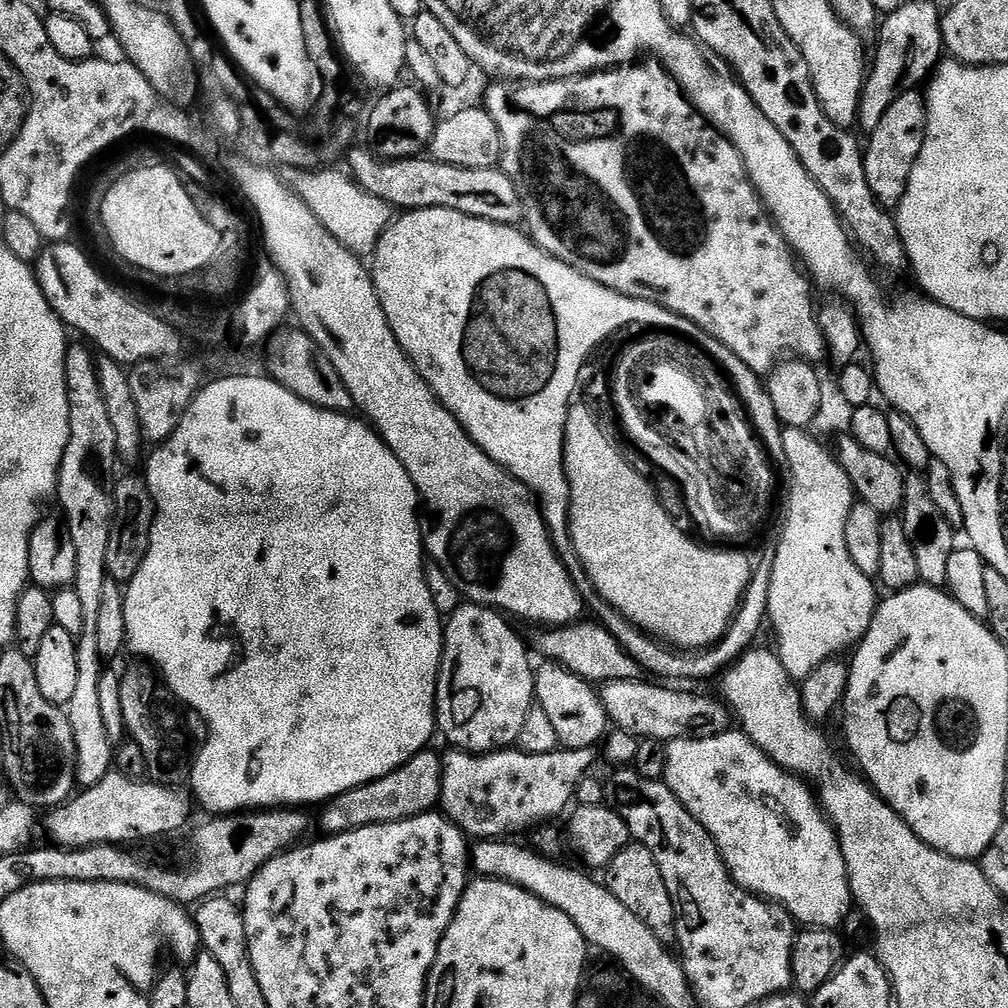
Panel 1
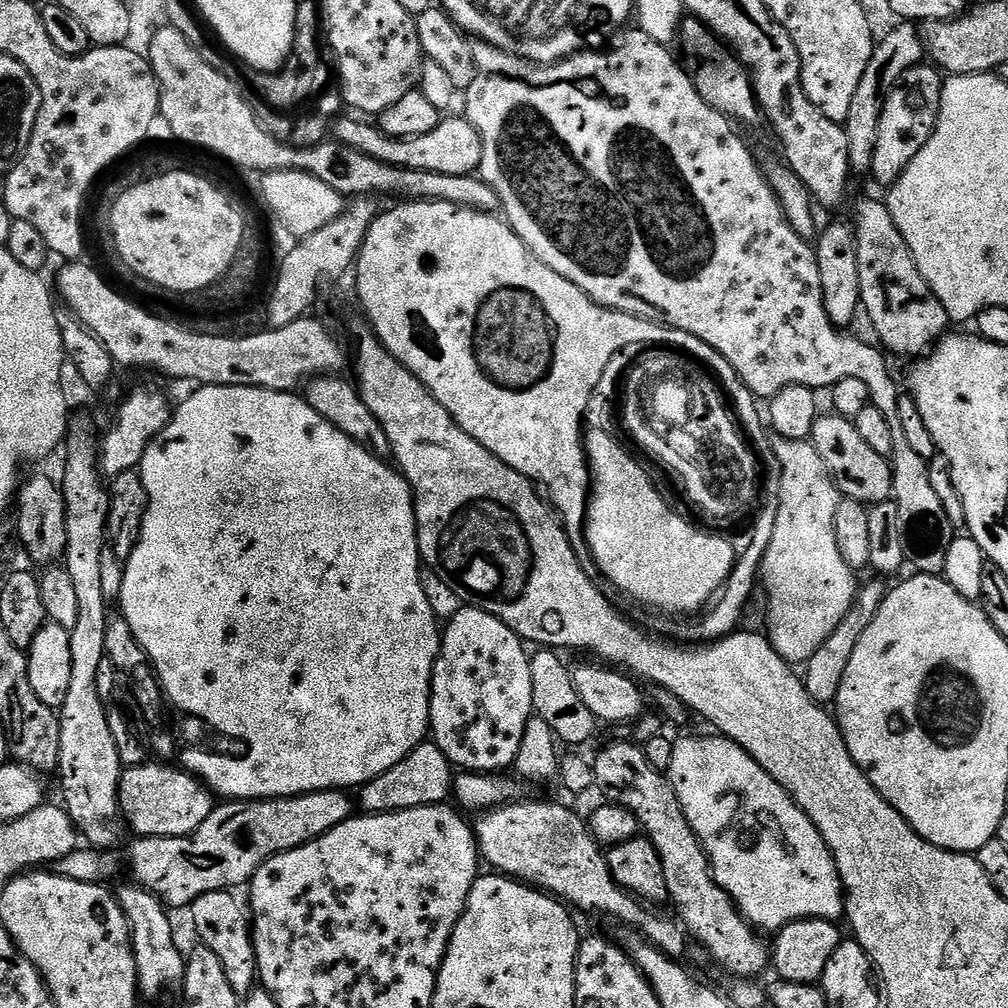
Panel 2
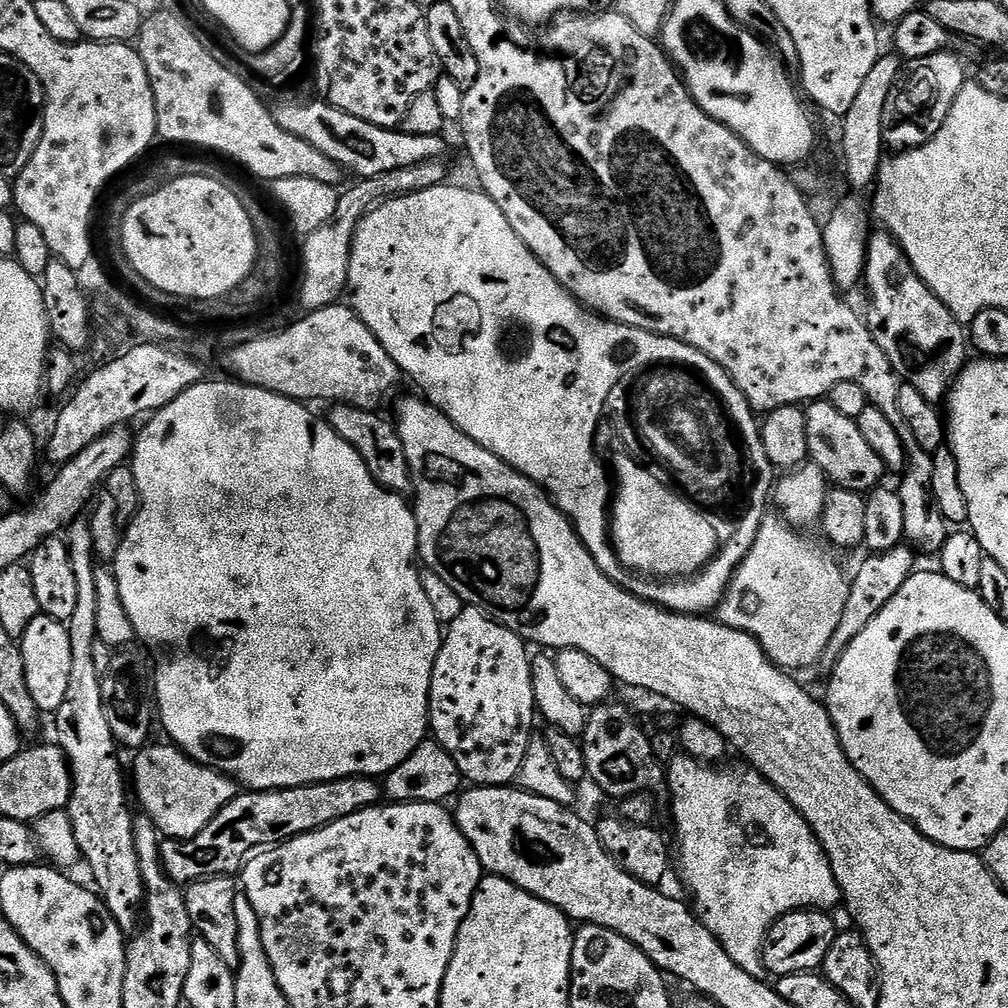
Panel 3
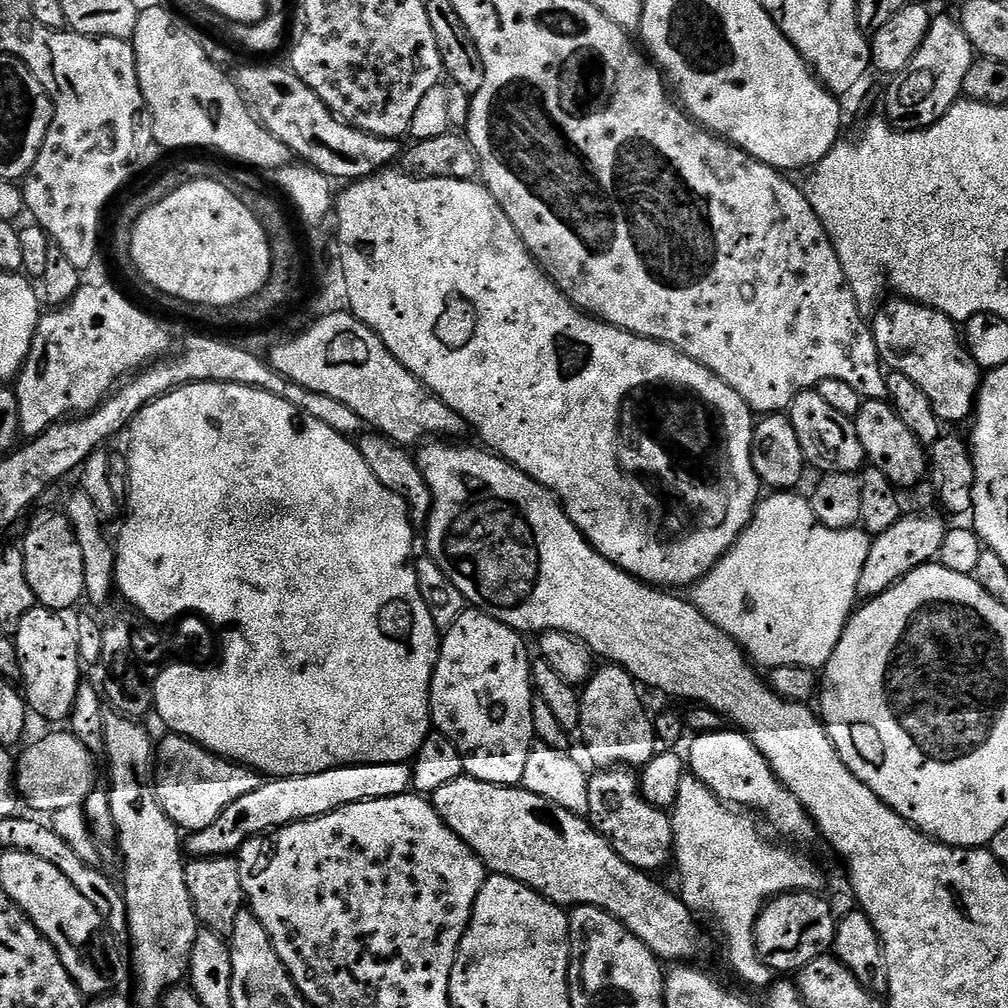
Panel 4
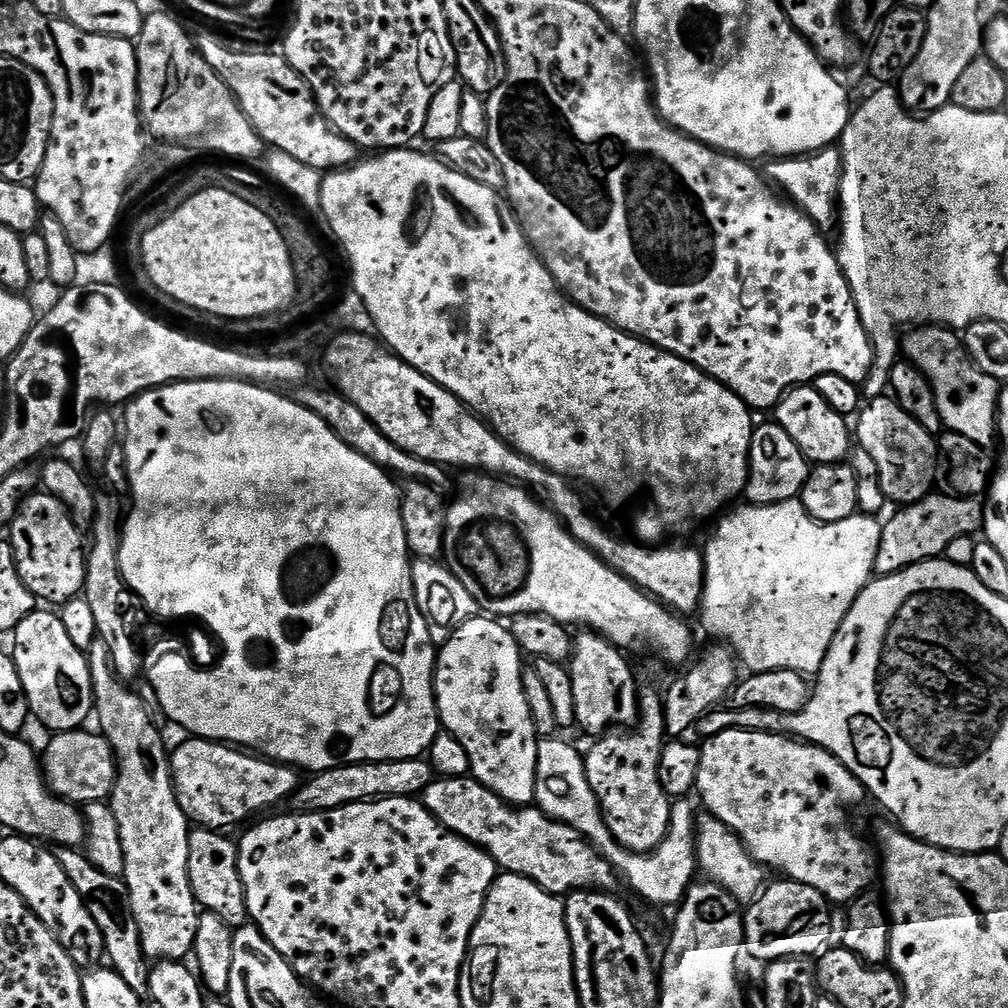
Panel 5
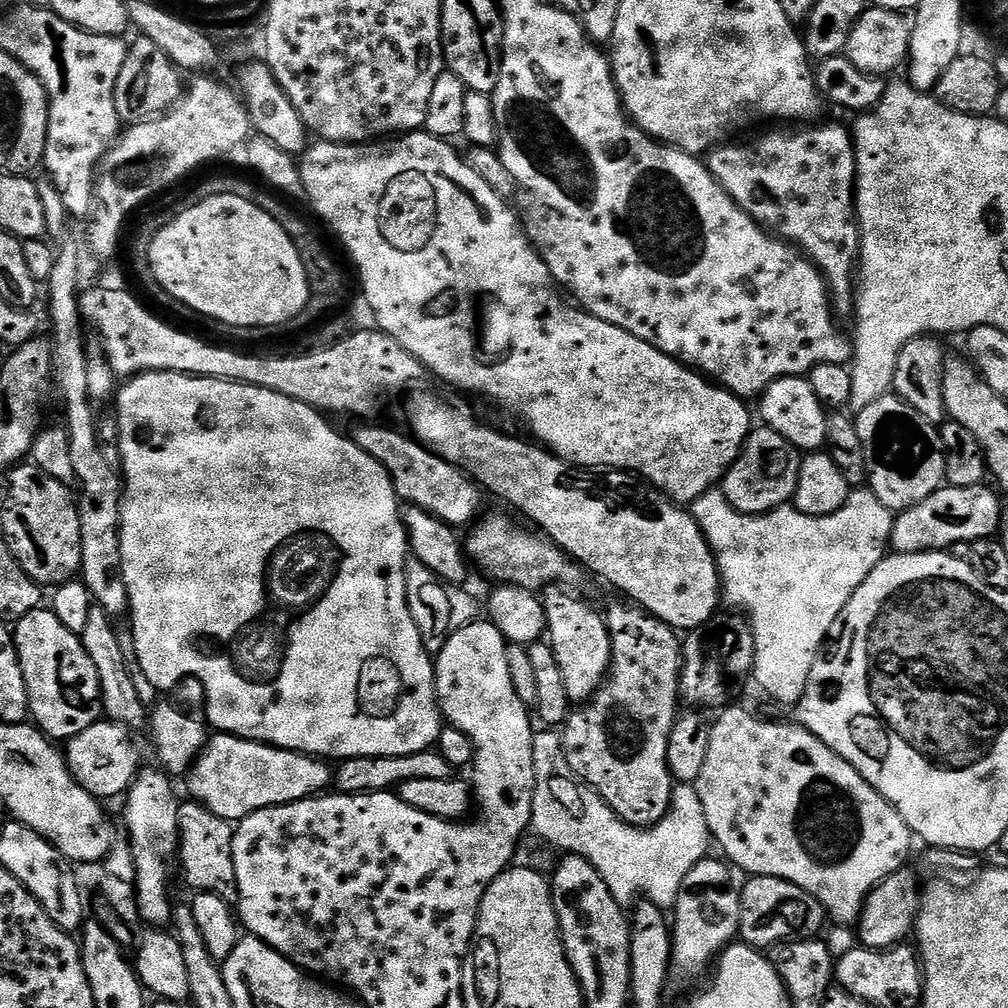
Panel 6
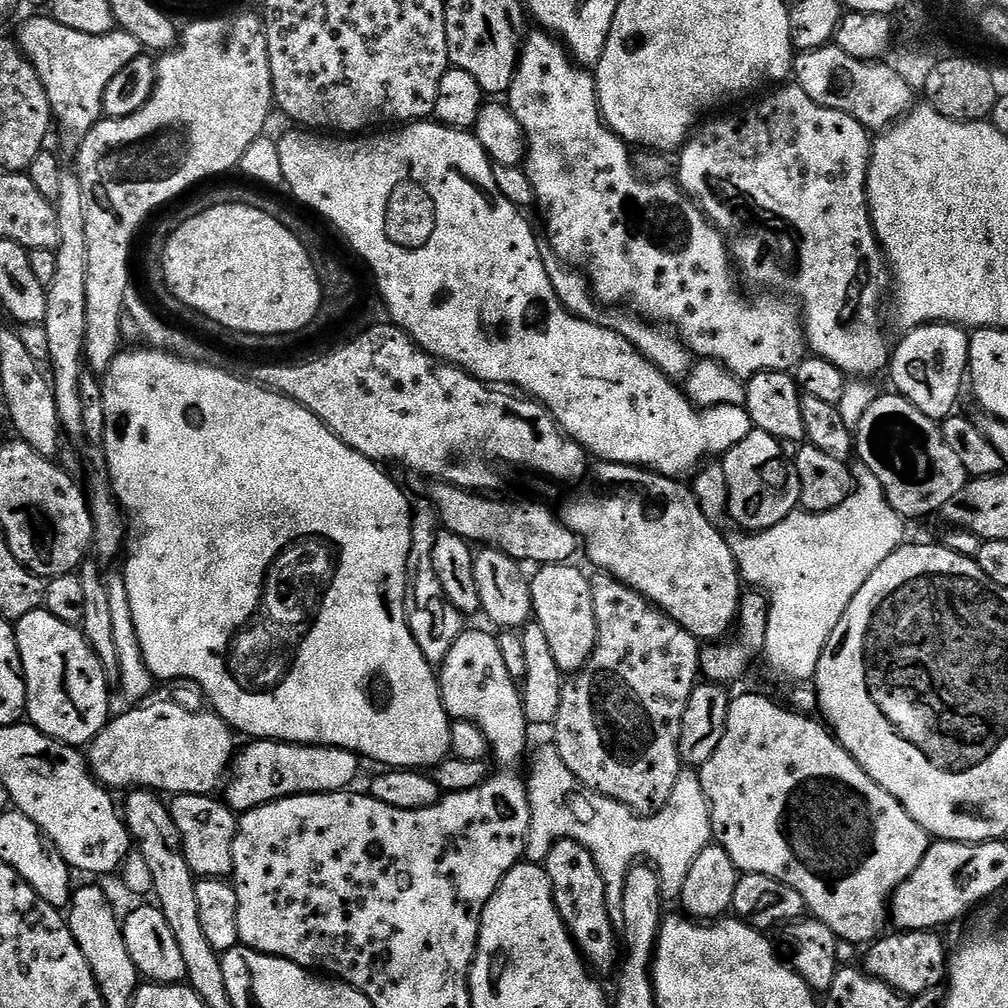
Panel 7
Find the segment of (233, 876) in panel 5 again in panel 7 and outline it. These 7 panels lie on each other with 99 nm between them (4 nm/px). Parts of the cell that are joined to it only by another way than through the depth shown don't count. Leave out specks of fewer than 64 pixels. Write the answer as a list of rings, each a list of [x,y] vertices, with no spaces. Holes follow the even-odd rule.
[[[182,794],[172,796],[170,807],[174,826],[182,838],[182,850],[190,870],[198,878],[223,880],[231,877],[234,866],[234,838],[236,837],[237,813],[223,799],[209,794]]]

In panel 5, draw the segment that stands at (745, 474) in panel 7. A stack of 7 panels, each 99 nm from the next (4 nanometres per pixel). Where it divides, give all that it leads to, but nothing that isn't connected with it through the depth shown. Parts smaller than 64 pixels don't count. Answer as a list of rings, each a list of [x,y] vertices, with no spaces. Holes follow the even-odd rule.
[[[775,422],[757,423],[752,430],[752,445],[748,451],[748,486],[746,500],[749,505],[763,505],[795,500],[808,480],[810,462],[798,450],[798,442]]]

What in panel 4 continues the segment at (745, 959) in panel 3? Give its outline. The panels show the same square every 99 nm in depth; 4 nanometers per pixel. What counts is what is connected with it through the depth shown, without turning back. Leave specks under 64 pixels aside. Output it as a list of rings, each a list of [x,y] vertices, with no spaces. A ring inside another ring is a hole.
[[[685,774],[682,786],[678,786],[678,798],[671,808],[672,829],[674,830],[674,868],[680,871],[680,888],[678,895],[687,908],[693,913],[705,912],[716,919],[718,927],[724,931],[724,940],[728,943],[728,960],[736,971],[736,976],[744,984],[752,988],[767,990],[772,987],[774,973],[756,949],[756,923],[760,911],[768,901],[783,892],[815,892],[821,891],[824,876],[820,868],[808,856],[800,852],[791,852],[788,848],[779,848],[776,844],[767,844],[756,833],[756,824],[751,815],[740,810],[733,810],[724,801],[715,796],[698,777]]]

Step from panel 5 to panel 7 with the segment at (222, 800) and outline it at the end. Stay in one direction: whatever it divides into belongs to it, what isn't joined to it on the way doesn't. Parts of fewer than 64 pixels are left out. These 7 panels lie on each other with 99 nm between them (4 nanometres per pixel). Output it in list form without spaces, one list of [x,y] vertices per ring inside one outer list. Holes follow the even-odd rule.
[[[252,740],[245,744],[248,745],[235,753],[225,792],[222,792],[228,807],[237,814],[285,800],[287,796],[313,796],[351,789],[362,765],[361,757],[355,752],[325,744],[286,744],[282,740]]]

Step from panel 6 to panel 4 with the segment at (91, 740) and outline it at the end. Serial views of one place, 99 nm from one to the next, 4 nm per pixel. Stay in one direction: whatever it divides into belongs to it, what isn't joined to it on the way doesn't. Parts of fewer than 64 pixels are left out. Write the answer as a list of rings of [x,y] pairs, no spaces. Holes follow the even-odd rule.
[[[71,731],[52,732],[36,740],[14,764],[16,790],[36,814],[51,814],[66,810],[66,806],[83,806],[86,798],[97,787],[97,757]]]

